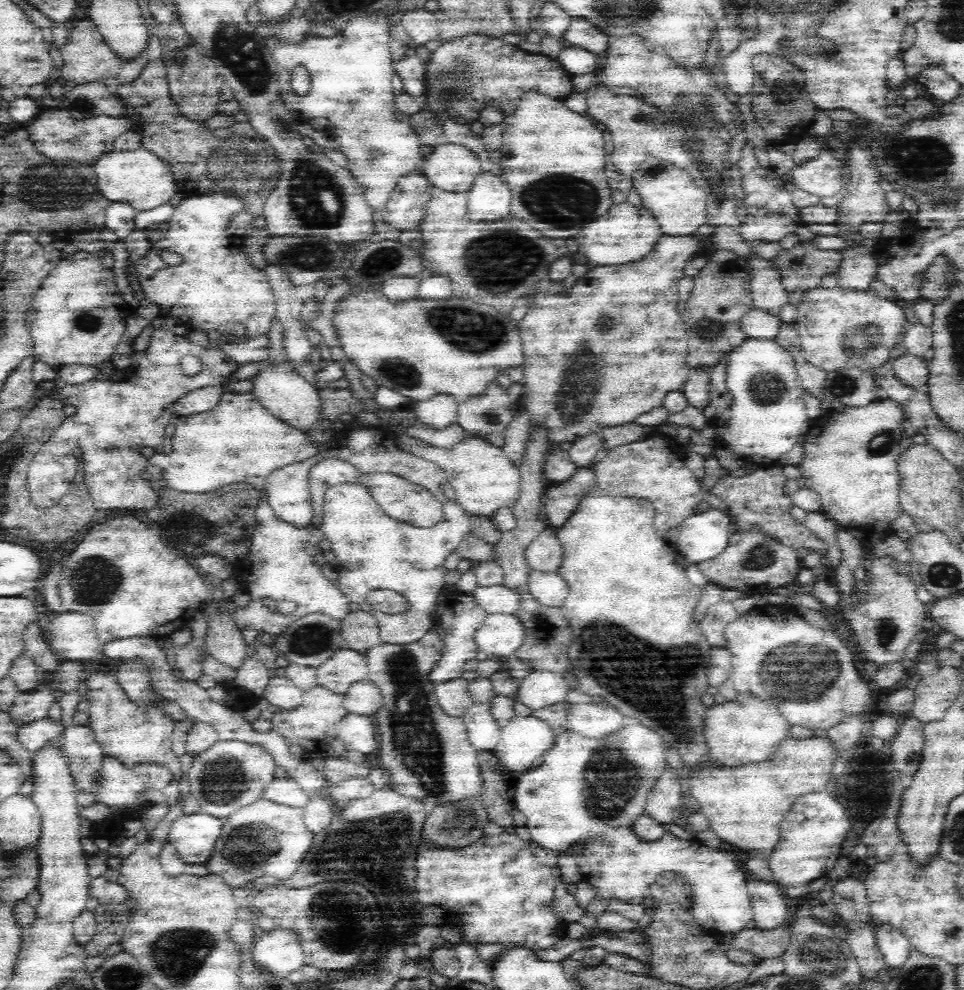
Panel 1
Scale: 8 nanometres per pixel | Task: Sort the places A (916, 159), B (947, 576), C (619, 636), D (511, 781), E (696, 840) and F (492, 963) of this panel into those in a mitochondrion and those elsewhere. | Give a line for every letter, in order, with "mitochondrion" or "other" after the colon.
A: mitochondrion
B: mitochondrion
C: mitochondrion
D: other
E: other
F: other

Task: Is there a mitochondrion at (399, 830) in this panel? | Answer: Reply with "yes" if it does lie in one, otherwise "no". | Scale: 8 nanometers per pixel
yes

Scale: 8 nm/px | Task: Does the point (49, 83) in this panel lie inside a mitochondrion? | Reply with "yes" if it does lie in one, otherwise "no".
no

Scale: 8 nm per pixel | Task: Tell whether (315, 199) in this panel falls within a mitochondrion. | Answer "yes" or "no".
yes

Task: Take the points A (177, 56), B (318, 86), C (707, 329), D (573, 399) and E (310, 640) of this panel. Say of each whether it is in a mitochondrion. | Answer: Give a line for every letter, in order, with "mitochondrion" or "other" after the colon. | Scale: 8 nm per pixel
A: mitochondrion
B: other
C: mitochondrion
D: mitochondrion
E: mitochondrion

